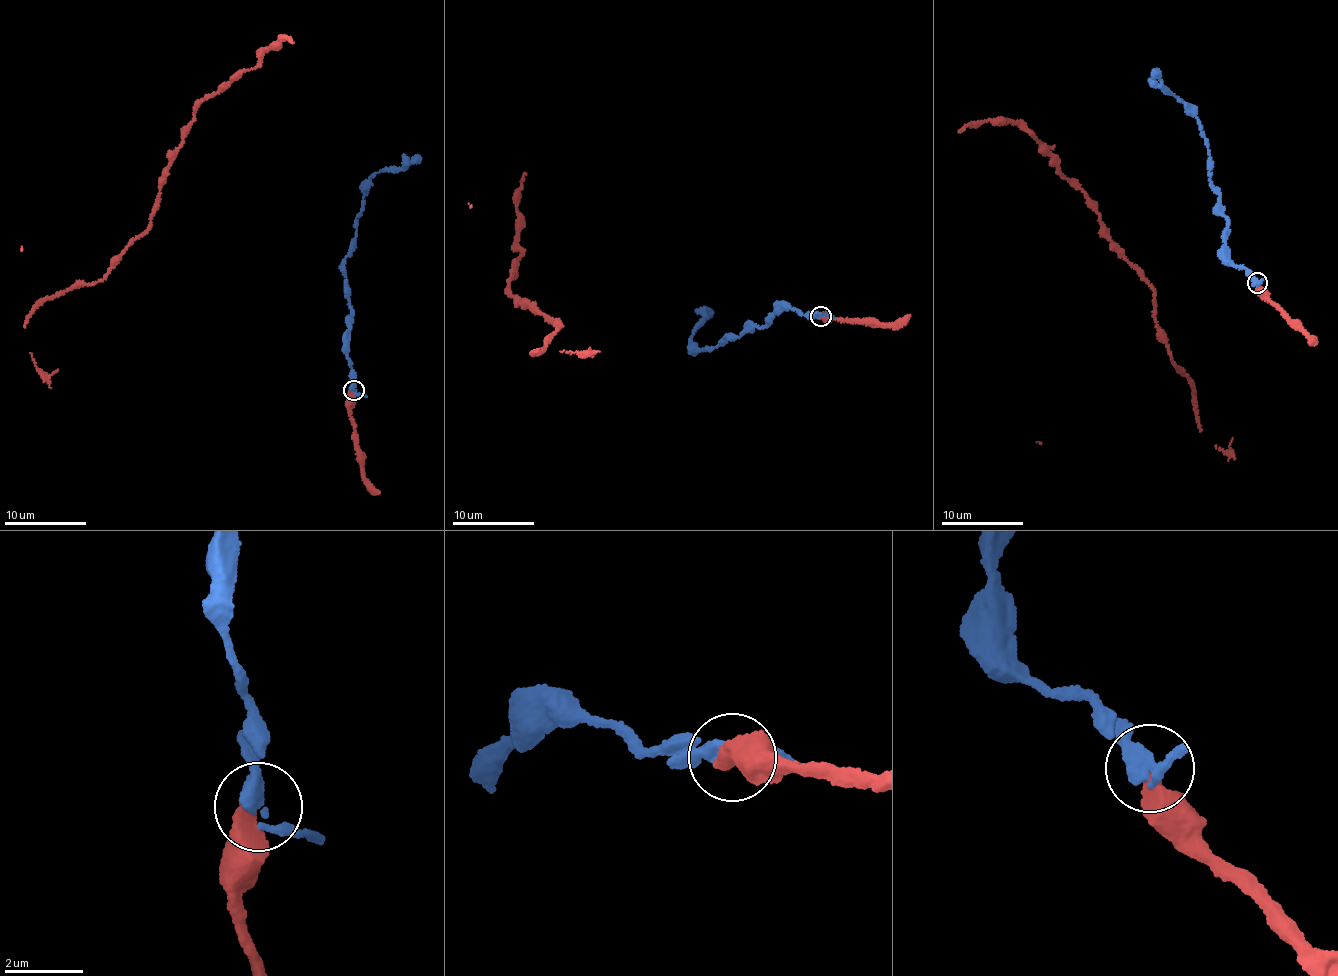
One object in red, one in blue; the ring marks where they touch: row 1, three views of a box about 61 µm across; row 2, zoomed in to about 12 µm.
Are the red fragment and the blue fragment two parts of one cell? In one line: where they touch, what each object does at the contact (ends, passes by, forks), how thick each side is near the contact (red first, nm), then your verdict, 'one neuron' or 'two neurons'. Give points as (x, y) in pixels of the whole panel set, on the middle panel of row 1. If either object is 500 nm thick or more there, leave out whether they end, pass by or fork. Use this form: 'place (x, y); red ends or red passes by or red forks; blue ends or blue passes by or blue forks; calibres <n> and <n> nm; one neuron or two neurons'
place (821, 316); calibres 500 and 320 nm; one neuron

